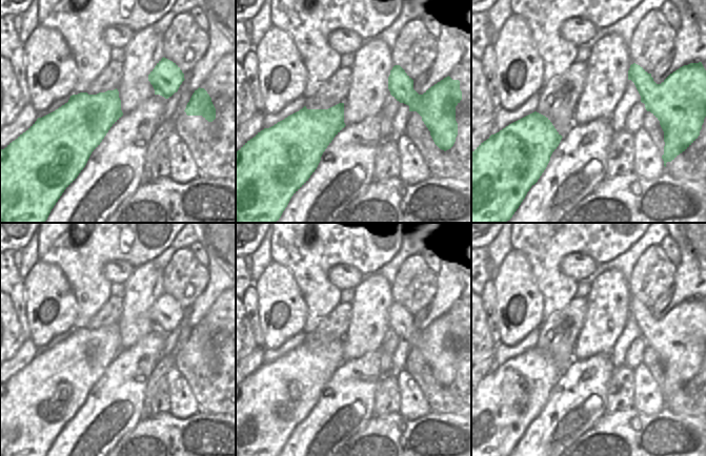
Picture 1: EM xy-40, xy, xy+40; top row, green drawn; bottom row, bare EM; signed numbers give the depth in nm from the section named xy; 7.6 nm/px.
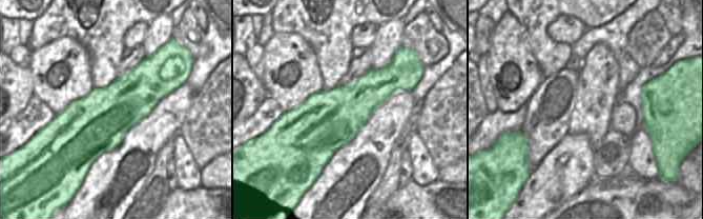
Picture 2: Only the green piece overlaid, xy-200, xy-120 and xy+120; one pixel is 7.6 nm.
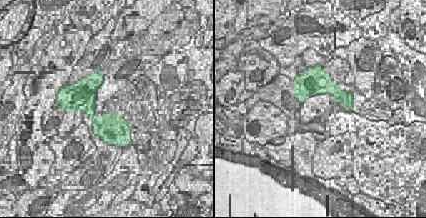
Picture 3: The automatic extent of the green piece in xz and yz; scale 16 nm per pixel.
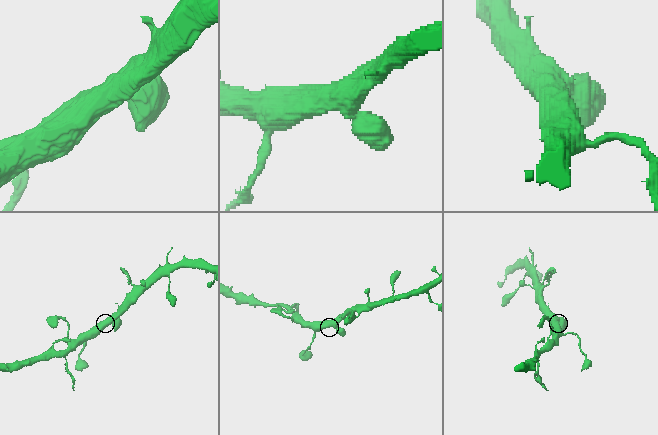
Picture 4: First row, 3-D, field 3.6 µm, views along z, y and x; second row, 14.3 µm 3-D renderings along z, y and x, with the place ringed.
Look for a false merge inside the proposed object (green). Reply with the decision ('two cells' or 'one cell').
one cell

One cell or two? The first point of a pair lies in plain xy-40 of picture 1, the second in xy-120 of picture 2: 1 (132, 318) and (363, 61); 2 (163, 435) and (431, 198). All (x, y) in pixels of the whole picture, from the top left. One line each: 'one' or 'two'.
1: two
2: one

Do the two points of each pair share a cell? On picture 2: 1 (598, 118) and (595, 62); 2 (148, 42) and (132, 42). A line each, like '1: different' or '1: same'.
1: same
2: different

